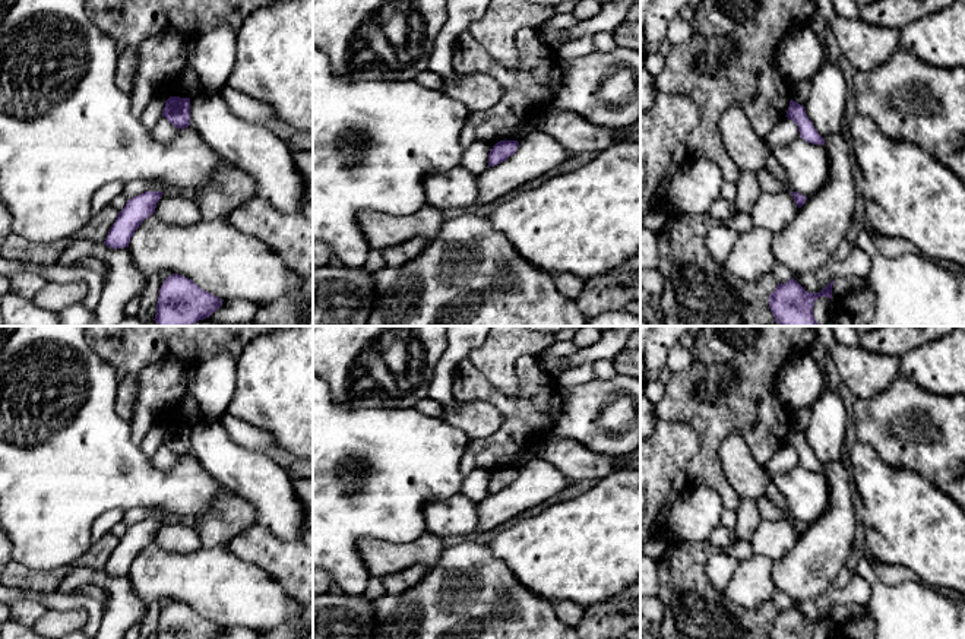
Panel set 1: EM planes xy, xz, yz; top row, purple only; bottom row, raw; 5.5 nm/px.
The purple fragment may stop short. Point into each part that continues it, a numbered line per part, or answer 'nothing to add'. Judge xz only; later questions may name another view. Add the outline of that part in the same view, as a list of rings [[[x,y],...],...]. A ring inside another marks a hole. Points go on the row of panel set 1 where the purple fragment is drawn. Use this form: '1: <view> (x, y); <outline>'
nothing to add

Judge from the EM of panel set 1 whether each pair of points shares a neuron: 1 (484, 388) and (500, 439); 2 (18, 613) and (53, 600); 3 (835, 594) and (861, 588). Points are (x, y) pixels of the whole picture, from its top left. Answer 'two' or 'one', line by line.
1: one
2: two
3: one

